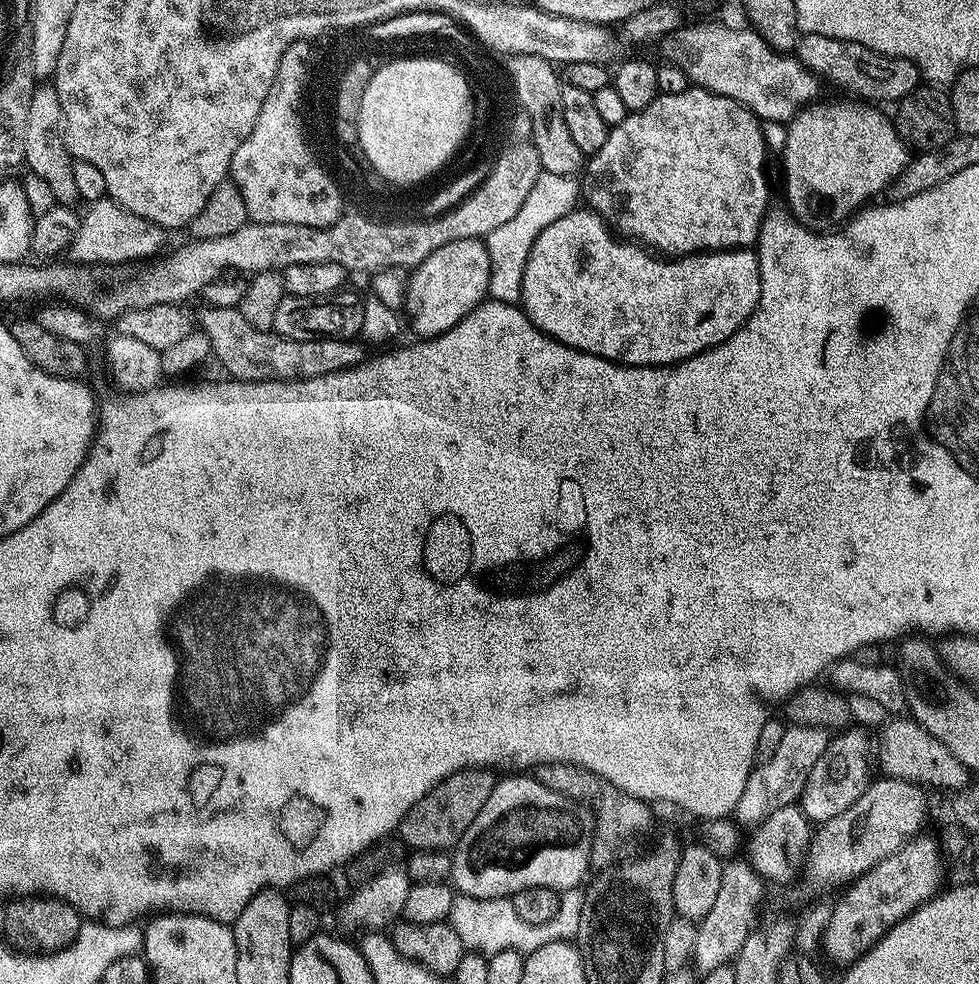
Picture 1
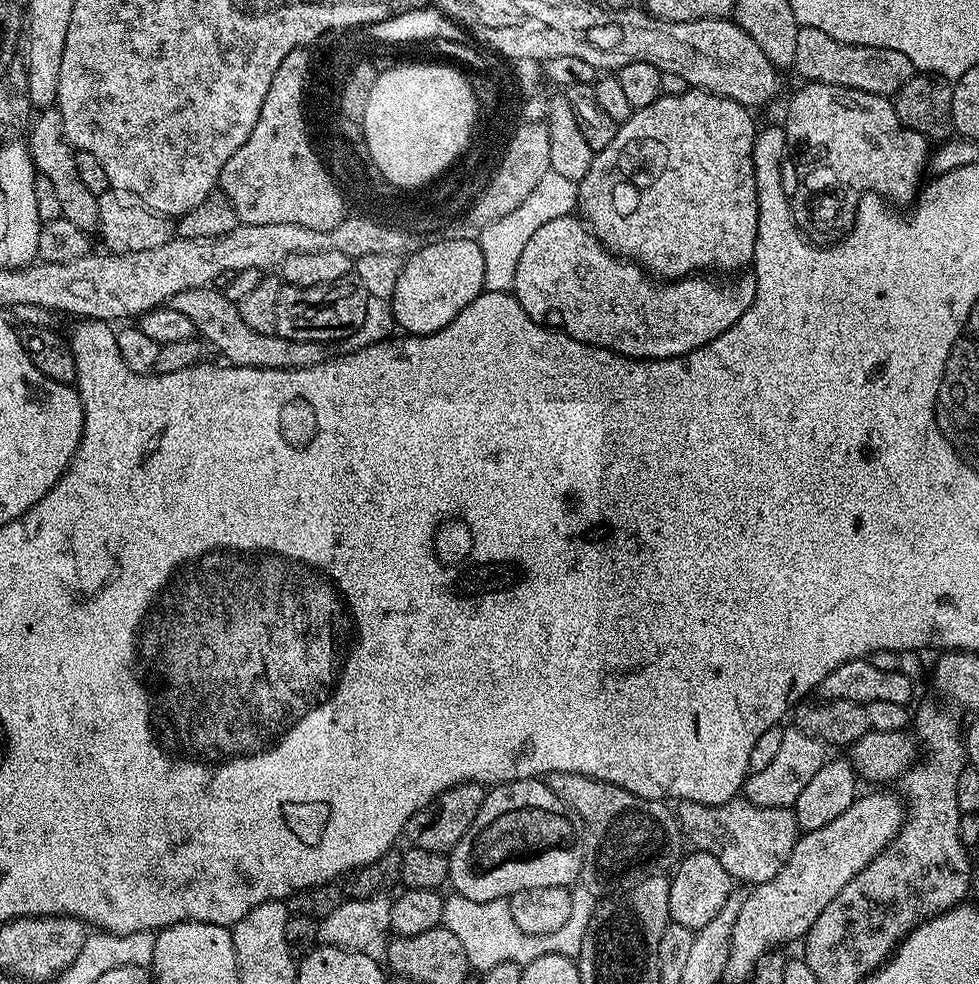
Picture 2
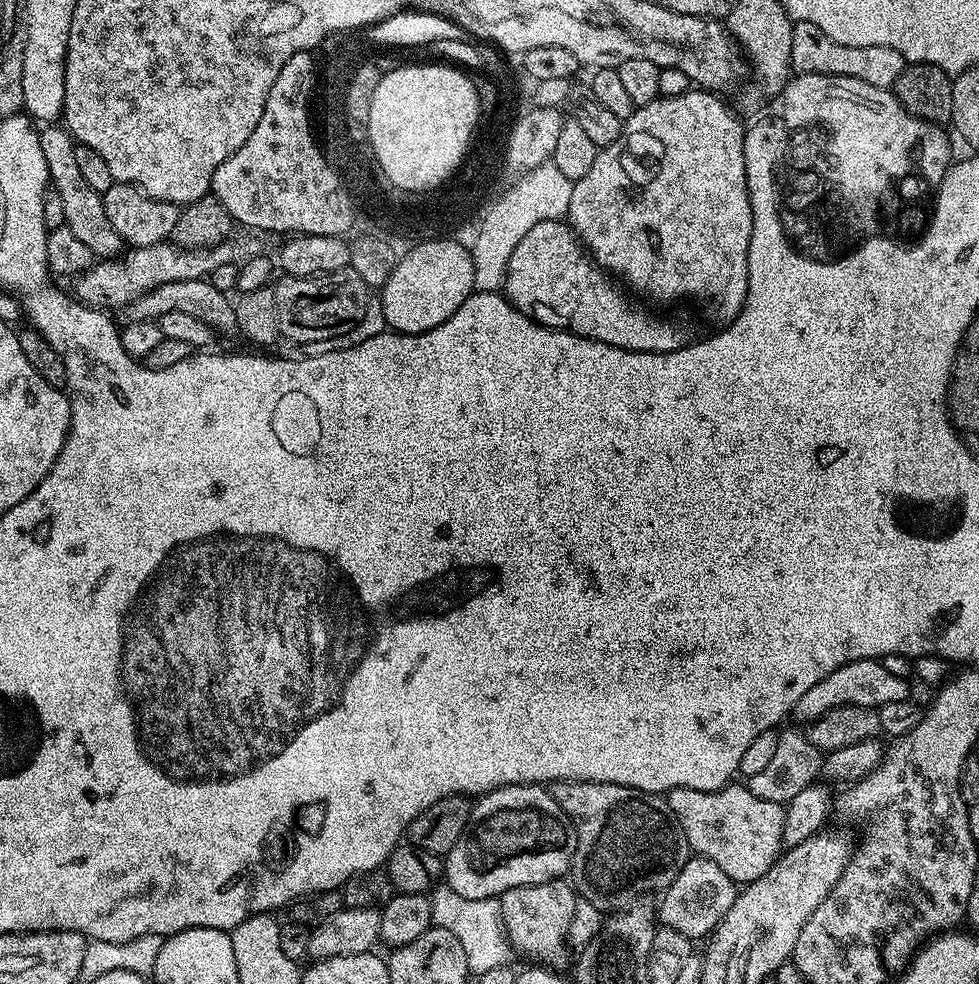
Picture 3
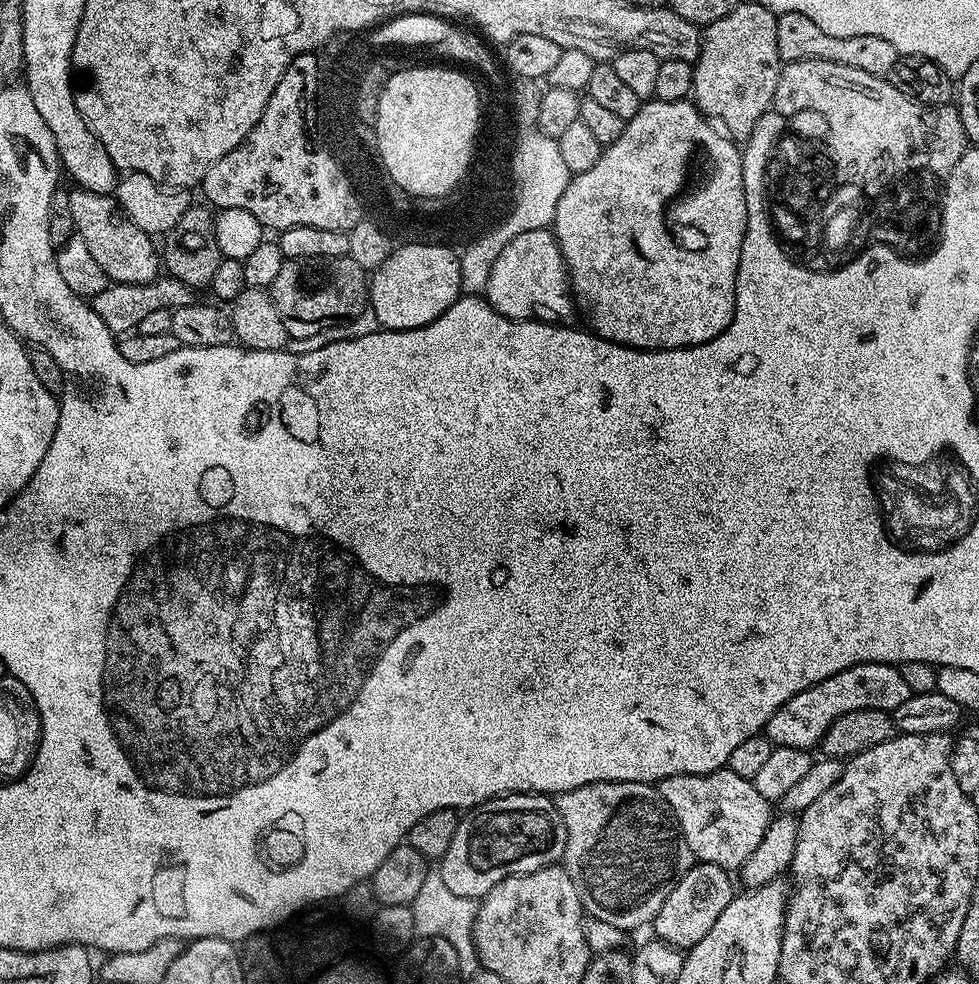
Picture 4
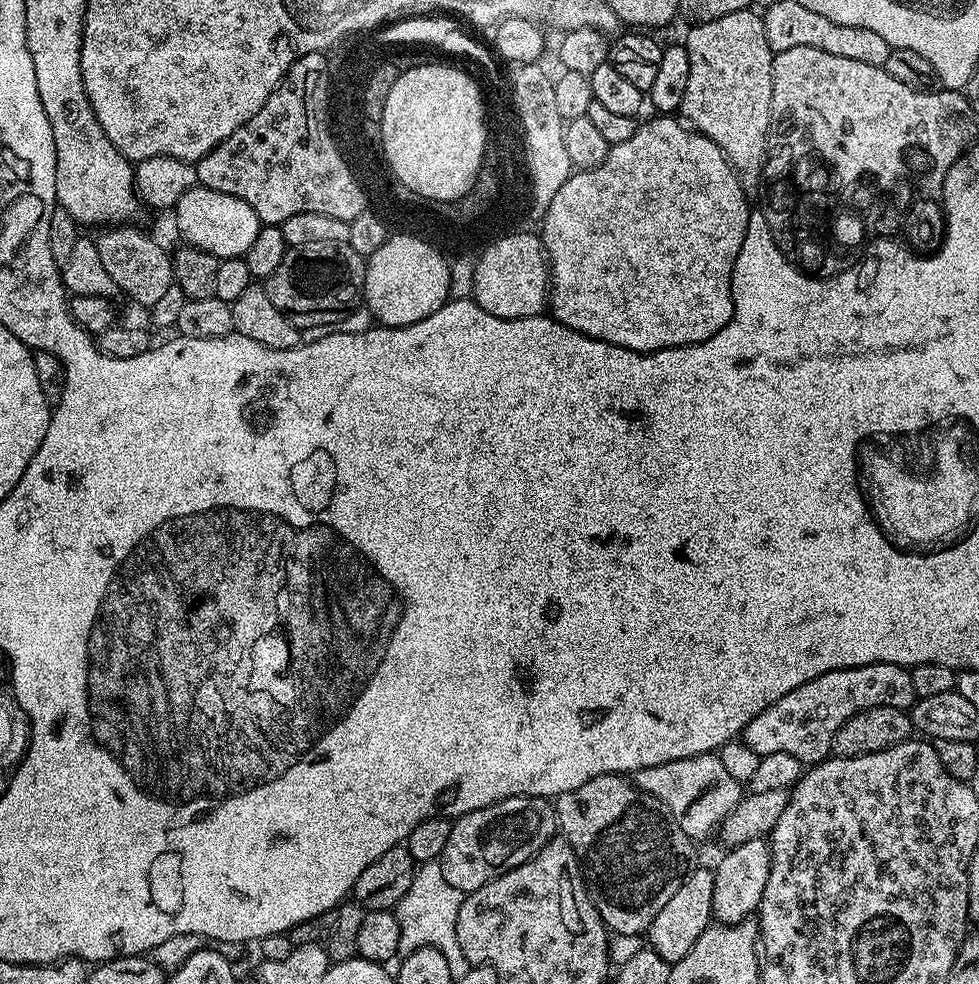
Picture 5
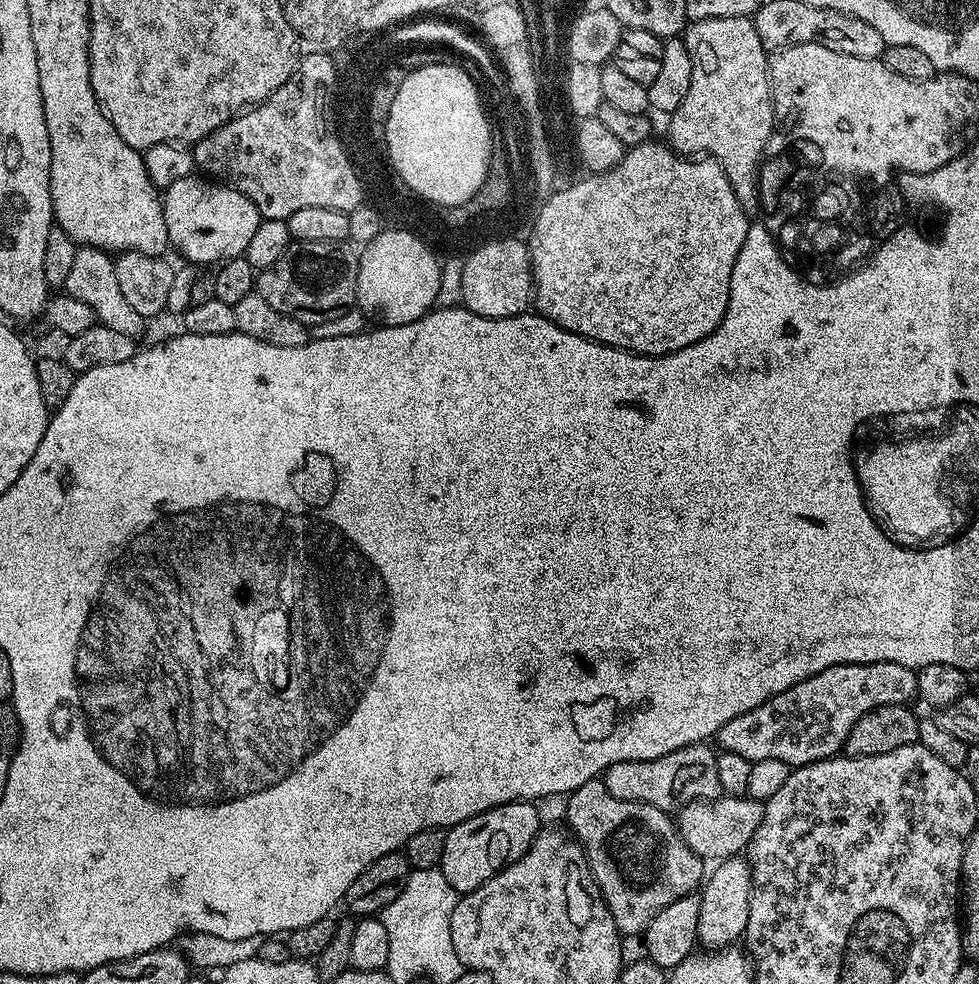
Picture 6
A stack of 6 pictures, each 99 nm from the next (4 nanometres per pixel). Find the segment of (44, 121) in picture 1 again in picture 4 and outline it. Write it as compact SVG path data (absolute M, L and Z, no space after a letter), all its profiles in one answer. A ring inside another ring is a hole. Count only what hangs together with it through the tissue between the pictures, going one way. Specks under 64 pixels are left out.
M76 186L68 192L70 214L74 214L75 235L81 236L90 255L102 266L113 284L149 284L162 272L162 256L153 237L146 235L120 211L115 195L91 192Z

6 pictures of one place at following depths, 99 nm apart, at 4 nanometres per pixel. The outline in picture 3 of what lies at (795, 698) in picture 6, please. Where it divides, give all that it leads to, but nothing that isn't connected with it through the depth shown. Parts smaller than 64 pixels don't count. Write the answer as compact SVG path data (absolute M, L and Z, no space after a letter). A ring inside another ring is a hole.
M880 660L850 662L846 666L838 666L838 670L834 670L834 674L826 674L826 678L822 678L822 682L810 686L810 690L806 690L806 694L802 694L802 698L798 698L798 702L794 702L790 716L791 719L796 719L801 724L800 726L807 726L818 718L822 718L822 714L847 704L879 710L882 706L886 706L886 702L902 702L909 699L908 685L910 684L907 679L904 680L898 678L897 675L890 674Z

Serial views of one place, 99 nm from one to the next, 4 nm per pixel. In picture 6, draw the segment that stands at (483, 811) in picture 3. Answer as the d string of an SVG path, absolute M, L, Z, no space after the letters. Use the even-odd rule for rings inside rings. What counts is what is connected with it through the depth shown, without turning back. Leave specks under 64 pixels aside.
M532 802L503 804L486 810L466 822L458 822L444 833L446 846L438 865L440 873L450 882L457 894L473 892L495 872L501 872L508 864L520 860L528 852L542 831L540 812Z

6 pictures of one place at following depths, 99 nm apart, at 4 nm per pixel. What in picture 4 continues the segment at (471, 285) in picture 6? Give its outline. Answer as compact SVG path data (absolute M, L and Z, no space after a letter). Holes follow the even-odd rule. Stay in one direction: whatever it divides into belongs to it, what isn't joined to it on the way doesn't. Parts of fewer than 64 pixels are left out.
M539 228L513 236L490 270L486 299L495 312L511 320L540 320L543 324L567 325L578 308L555 231Z

